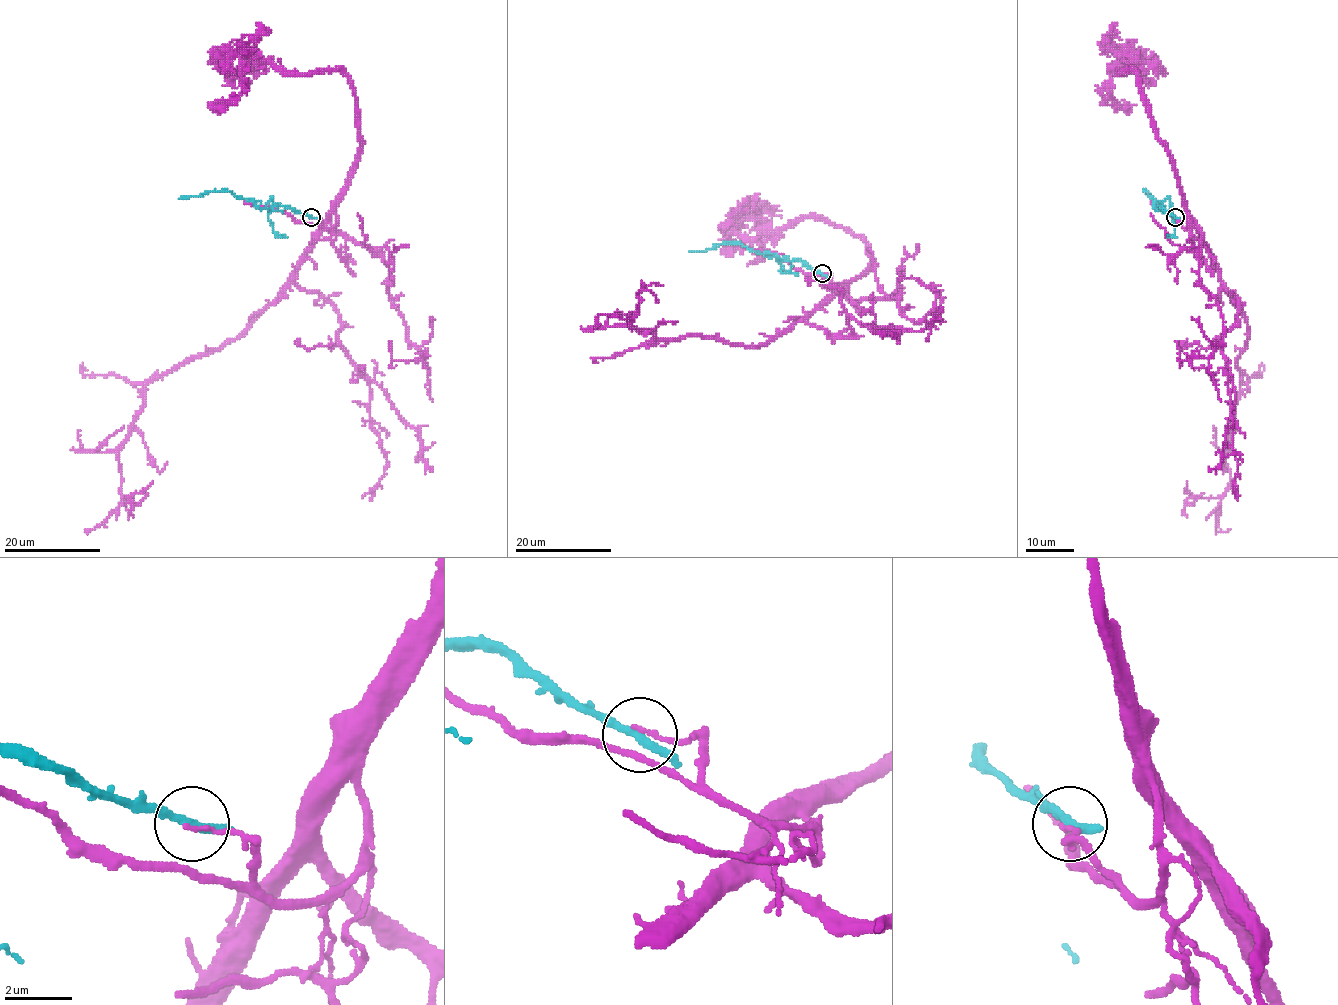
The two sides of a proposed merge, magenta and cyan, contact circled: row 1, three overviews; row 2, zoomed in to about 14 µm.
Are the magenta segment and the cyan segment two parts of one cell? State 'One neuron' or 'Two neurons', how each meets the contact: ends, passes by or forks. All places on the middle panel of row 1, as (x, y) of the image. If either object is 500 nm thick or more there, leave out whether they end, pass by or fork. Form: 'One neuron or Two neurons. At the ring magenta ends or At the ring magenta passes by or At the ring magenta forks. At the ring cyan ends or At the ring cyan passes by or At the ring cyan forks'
Two neurons. At the ring magenta ends. At the ring cyan passes by

